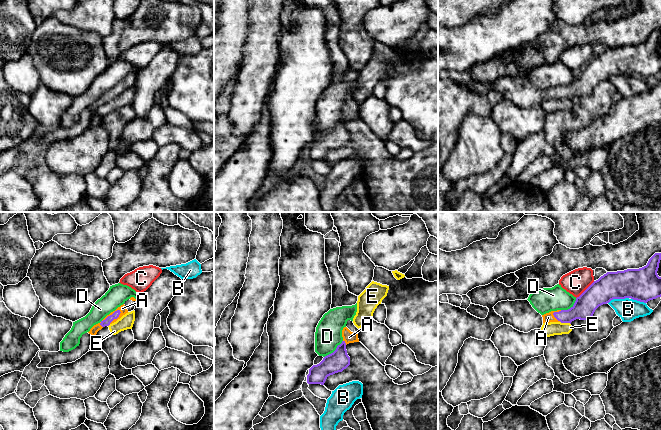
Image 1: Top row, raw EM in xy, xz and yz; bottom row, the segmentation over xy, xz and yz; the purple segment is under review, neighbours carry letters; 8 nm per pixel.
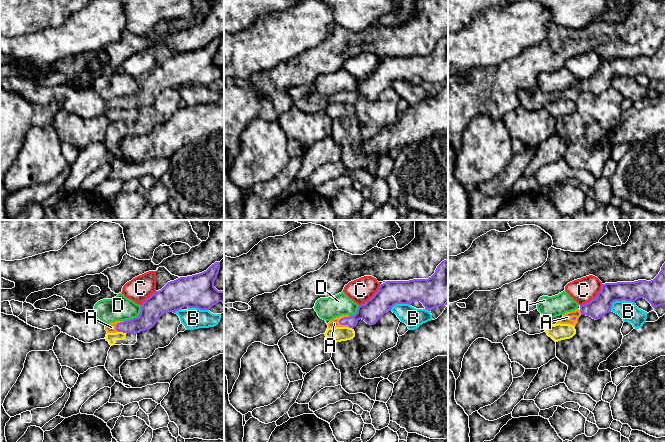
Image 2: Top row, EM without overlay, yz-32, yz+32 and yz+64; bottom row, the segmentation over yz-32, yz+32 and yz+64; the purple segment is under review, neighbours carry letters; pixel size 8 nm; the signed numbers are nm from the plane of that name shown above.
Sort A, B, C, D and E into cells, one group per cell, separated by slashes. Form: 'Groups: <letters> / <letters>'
Groups: A / B / C / D / E

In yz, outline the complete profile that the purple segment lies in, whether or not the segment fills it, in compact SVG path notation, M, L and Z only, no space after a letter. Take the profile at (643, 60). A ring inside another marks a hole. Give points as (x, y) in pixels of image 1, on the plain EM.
M655 29L649 35L647 41L642 44L607 48L577 73L574 81L568 86L551 87L541 91L532 83L528 76L501 77L493 84L504 95L504 100L510 101L514 105L524 109L528 109L534 105L541 105L544 99L561 98L571 100L576 95L588 96L599 82L607 80L613 75L631 74L647 79L650 76L661 73L661 53L657 50L660 36L661 29Z

